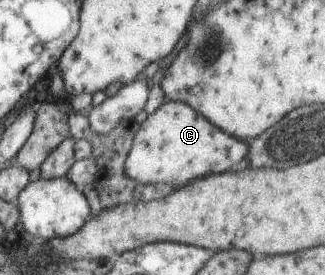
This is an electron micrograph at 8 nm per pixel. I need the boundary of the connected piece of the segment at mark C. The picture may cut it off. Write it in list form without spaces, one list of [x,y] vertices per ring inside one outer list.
[[[180,101],[164,103],[139,124],[132,147],[124,162],[124,176],[138,184],[186,186],[186,182],[212,172],[224,172],[240,164],[249,154],[249,146],[212,126],[206,118]]]

